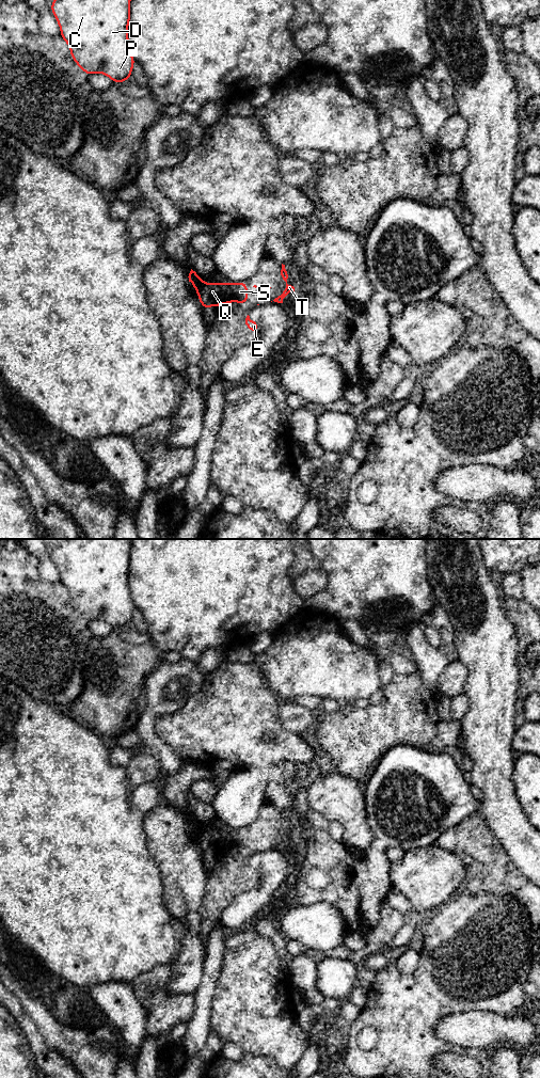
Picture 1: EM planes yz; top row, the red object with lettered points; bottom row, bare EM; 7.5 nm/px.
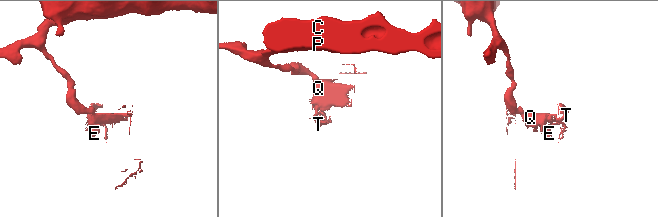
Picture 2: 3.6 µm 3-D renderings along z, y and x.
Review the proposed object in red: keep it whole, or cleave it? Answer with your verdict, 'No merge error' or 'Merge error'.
Merge error

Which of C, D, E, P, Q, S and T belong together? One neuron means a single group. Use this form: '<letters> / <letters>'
C D P / E Q S T

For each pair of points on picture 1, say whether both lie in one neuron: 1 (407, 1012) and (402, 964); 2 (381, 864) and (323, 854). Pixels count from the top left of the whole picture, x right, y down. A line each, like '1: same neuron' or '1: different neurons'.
1: different neurons
2: different neurons

